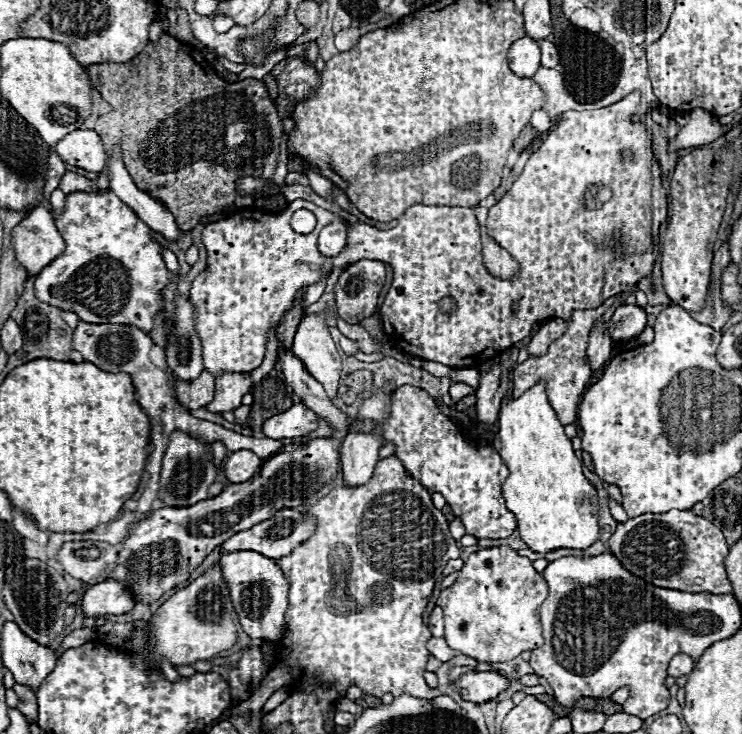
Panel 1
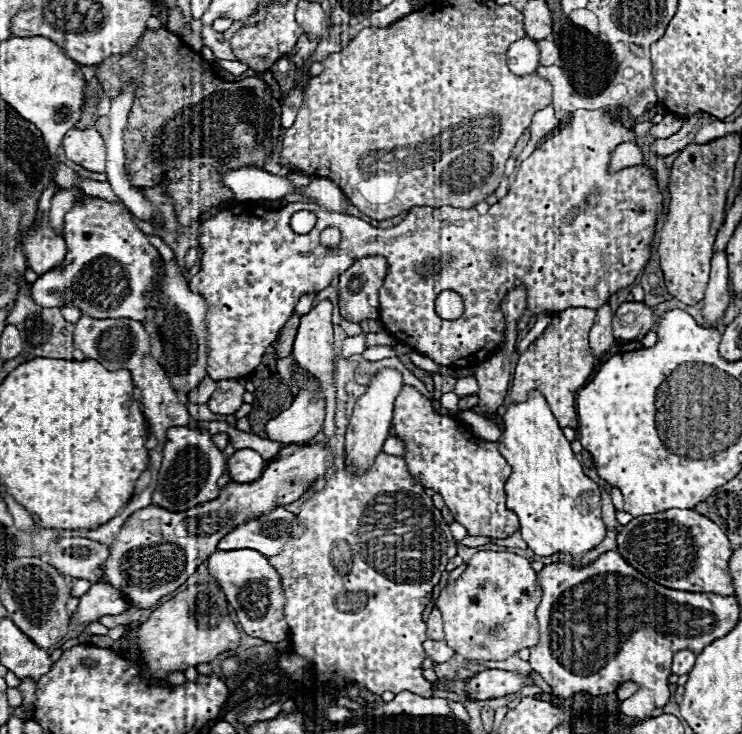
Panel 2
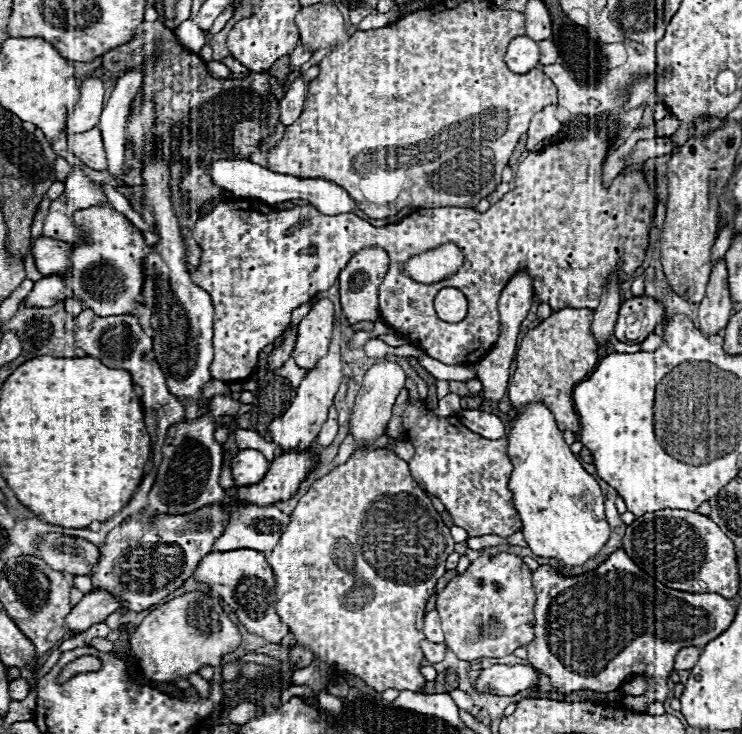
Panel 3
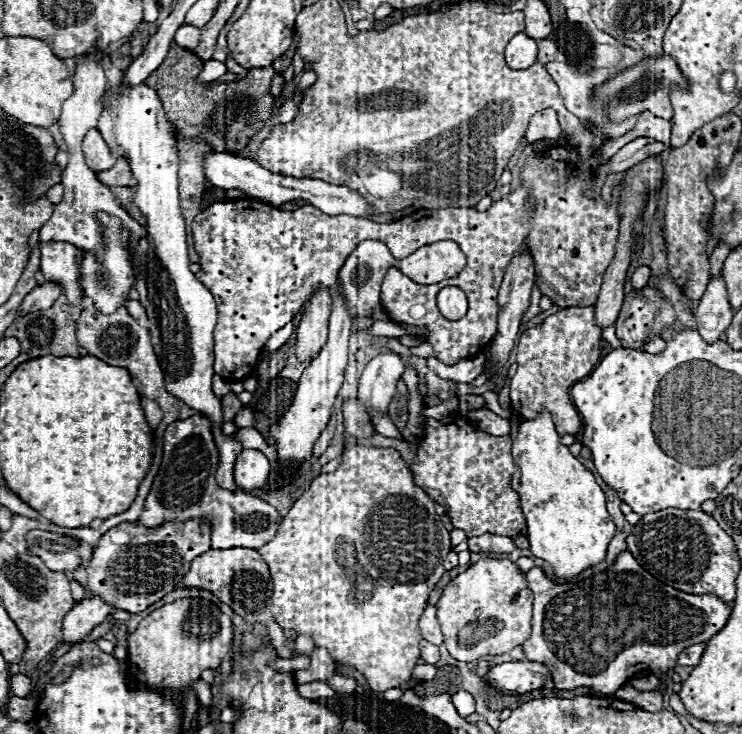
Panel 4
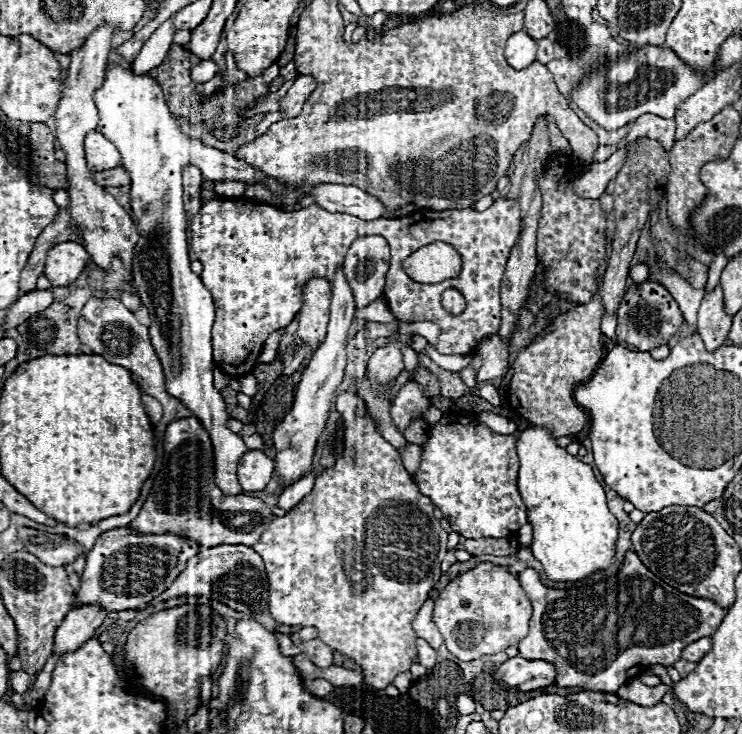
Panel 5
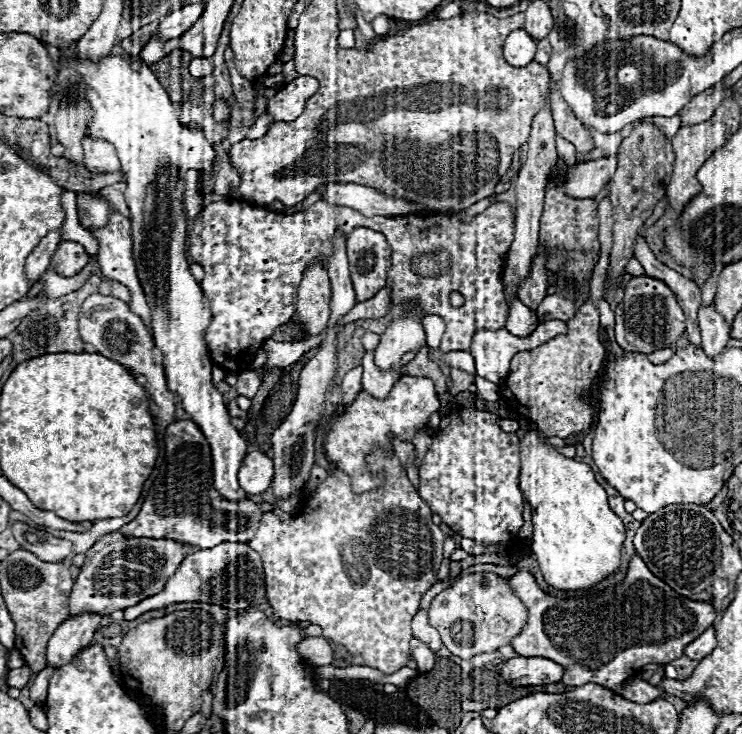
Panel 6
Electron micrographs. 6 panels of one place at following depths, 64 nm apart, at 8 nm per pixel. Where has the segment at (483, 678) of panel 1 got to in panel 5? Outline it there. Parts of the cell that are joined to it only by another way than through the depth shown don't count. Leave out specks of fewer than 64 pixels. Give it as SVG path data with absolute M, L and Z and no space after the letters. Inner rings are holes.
M510 658L496 672L494 678L504 682L510 688L518 688L522 692L546 688L556 682L556 668L544 660L526 660L526 658Z

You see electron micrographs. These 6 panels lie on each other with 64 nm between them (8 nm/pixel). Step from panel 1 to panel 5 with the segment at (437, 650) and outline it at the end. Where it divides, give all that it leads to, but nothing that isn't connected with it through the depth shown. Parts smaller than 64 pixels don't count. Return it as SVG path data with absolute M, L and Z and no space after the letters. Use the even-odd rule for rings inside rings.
M416 640L416 652L418 652L418 664L422 664L424 668L434 668L436 664L436 650L428 646L428 642L424 640Z

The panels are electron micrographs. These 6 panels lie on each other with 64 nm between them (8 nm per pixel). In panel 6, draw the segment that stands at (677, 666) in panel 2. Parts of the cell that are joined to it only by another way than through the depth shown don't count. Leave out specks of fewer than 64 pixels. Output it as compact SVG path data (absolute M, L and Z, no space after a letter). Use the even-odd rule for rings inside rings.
M714 626L704 630L696 640L692 640L686 648L684 648L684 654L692 660L702 660L706 658L712 650L716 648L716 630Z

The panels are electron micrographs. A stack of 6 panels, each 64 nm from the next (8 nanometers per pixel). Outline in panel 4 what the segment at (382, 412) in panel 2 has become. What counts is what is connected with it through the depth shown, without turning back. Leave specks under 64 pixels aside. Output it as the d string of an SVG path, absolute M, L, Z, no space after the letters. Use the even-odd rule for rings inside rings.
M380 352L368 362L360 378L358 400L366 406L370 418L376 410L388 410L388 404L396 394L396 382L402 378L402 372L404 362L396 352Z

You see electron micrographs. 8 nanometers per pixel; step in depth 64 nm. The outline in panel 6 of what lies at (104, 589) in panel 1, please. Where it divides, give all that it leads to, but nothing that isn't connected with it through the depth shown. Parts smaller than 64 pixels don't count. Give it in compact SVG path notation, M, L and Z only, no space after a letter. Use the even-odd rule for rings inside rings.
M80 614L62 622L48 642L46 664L52 668L66 666L80 650L90 644L100 620L102 618L96 614Z

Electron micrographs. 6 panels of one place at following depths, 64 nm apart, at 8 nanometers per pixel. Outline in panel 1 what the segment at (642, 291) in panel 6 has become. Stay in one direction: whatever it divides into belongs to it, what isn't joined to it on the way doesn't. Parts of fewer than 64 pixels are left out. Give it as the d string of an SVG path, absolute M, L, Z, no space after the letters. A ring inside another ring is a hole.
M622 304L616 308L614 316L608 322L608 332L614 342L636 338L648 326L648 314L636 304Z

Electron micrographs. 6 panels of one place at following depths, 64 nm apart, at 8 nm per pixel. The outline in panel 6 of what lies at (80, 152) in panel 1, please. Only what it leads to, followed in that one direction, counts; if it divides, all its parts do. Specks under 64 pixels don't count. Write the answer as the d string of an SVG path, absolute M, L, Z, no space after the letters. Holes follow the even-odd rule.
M86 136L82 140L82 148L84 148L84 166L92 172L92 174L108 174L108 172L122 172L120 168L120 160L114 152L114 146L104 142L104 140L96 140Z

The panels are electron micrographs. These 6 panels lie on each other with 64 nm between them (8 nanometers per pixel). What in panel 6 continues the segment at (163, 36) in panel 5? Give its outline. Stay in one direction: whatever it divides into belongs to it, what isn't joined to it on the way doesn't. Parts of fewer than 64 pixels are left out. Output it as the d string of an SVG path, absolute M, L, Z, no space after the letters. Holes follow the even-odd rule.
M150 40L150 42L142 48L142 52L140 52L142 60L144 60L148 66L154 64L154 62L158 62L158 60L164 56L162 46L164 46L164 40Z

